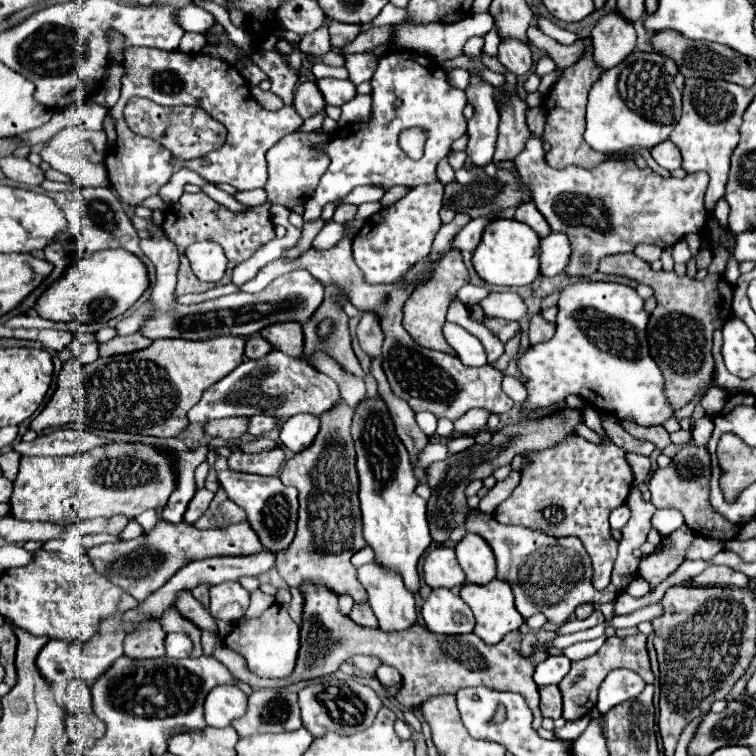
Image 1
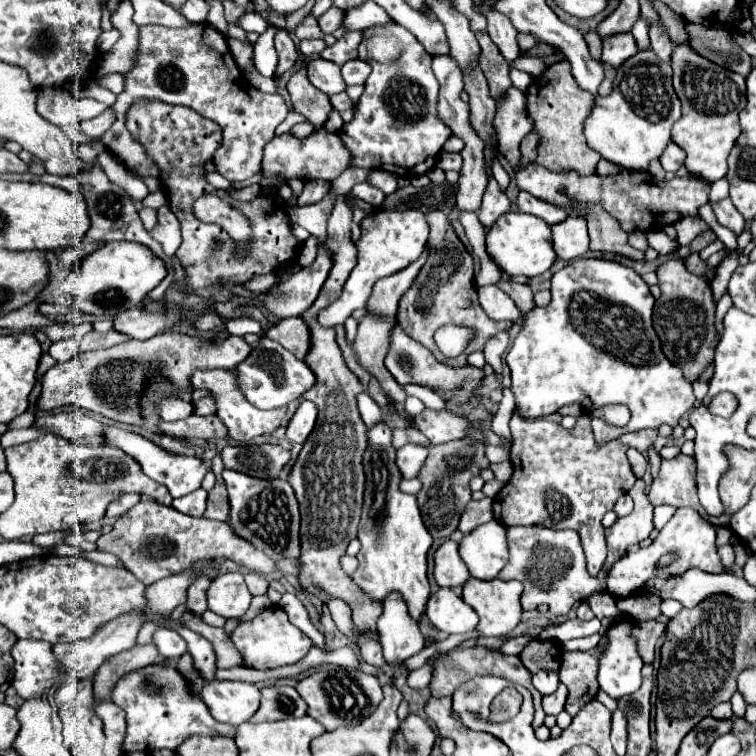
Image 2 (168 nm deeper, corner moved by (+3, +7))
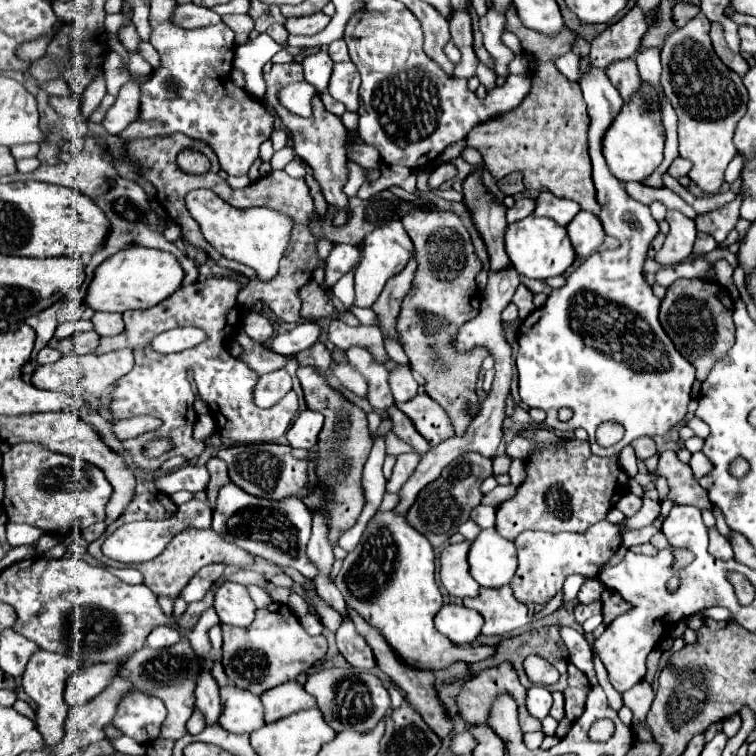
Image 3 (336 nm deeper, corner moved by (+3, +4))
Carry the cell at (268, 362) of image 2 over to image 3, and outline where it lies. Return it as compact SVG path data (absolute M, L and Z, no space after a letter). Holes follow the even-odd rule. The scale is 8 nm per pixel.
M287 370L265 374L259 378L259 384L255 388L255 402L261 408L269 408L271 404L277 404L289 390L291 390L291 376L287 374Z

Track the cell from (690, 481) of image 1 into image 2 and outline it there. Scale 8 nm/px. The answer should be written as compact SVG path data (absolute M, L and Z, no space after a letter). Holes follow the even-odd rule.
M679 453L675 459L661 461L659 477L653 479L649 489L651 505L673 505L673 507L691 507L711 525L723 527L729 523L729 517L711 517L701 507L695 493L695 457Z

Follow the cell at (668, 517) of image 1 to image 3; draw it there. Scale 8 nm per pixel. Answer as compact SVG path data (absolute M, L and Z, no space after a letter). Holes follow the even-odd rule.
M657 520L657 522L653 522L653 524L647 526L647 528L629 531L623 536L621 545L629 549L632 546L649 542L651 537L655 535L655 532L659 532L659 528L661 528L661 522Z

